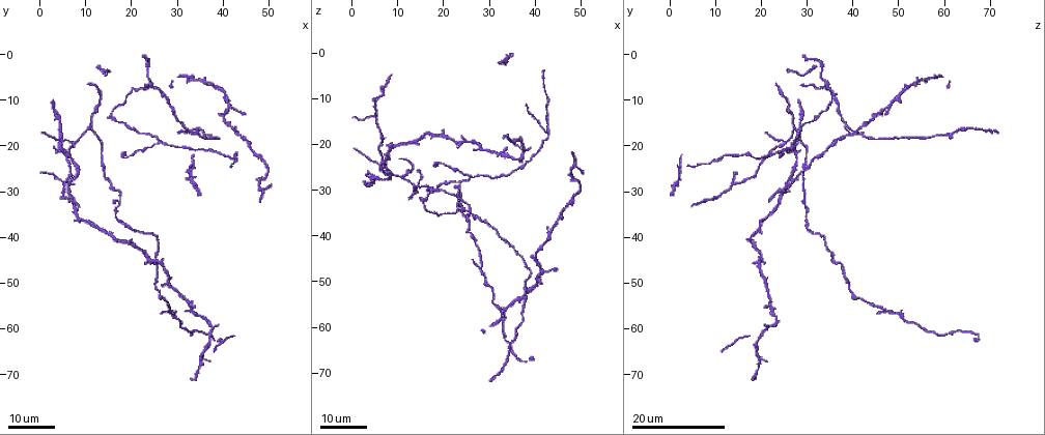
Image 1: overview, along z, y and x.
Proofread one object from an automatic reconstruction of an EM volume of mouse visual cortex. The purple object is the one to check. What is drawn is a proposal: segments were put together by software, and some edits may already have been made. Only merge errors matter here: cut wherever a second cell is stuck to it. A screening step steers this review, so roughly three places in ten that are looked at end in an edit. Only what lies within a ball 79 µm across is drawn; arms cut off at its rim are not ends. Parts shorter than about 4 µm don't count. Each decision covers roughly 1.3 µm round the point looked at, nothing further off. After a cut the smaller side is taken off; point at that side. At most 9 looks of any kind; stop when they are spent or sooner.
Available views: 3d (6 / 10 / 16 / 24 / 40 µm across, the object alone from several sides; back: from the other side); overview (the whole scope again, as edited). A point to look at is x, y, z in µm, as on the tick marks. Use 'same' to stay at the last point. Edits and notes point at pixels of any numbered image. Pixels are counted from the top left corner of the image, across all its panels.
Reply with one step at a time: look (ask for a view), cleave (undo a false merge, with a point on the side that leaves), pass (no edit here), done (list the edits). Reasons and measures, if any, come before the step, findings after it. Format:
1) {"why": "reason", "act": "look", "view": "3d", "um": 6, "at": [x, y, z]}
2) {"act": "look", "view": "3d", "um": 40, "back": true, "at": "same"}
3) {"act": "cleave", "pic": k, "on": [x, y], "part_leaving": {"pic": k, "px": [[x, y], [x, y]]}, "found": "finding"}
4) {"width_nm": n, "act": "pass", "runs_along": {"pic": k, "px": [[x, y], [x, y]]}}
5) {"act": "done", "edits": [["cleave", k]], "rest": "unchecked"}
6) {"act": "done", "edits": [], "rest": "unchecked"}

{"act": "look", "view": "3d", "um": 16, "at": [26.5, 19.0, 27.5]}

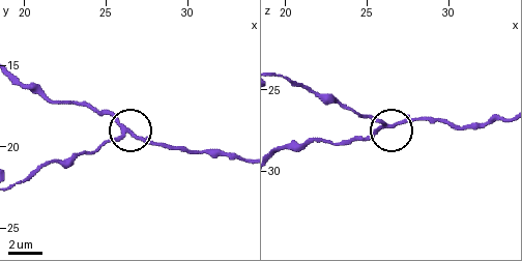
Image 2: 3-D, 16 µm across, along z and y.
{"act": "look", "view": "3d", "um": 10, "at": [26.1, 19.1, 27.1]}

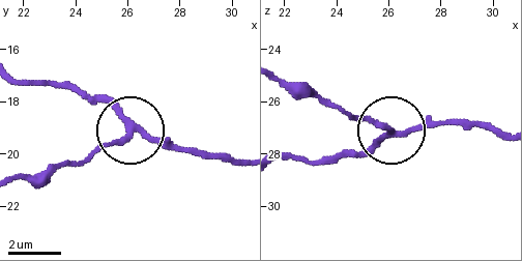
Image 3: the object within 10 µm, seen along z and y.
{"act": "pass", "found": "continuous, no second cell"}

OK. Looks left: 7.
{"why": "three arms meet", "act": "look", "view": "3d", "um": 16, "at": [16.0, 14.0, 32.5]}

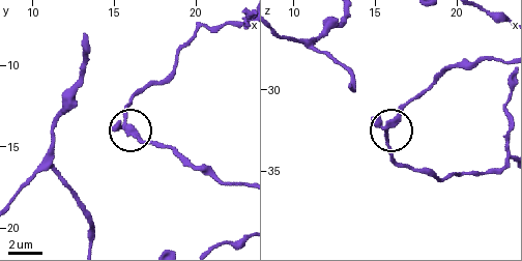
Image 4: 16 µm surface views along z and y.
{"act": "look", "view": "3d", "um": 6, "at": [15.7, 13.4, 32.6]}

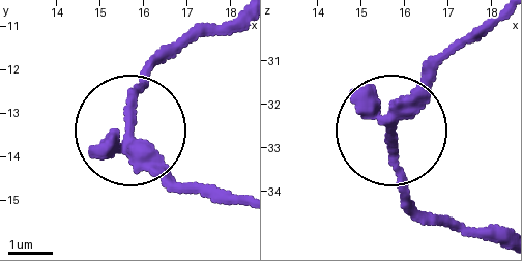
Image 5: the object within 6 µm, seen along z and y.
{"act": "look", "view": "3d", "um": 6, "back": true, "at": [15.70, 13.45, 32.50]}

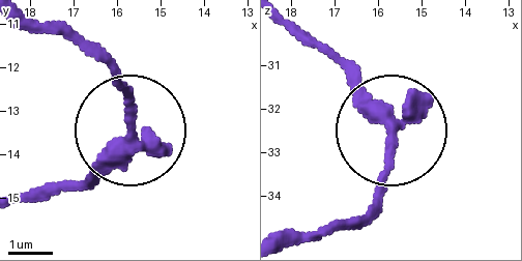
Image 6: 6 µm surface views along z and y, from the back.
{"arms": 3, "act": "pass", "found": "all the same cell"}

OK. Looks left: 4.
{"why": "two arms in line, one across", "act": "look", "view": "3d", "um": 16, "at": [7.5, 19.5, 25.0]}

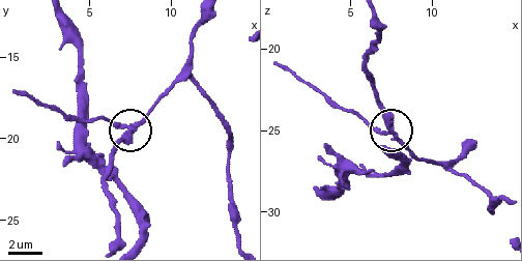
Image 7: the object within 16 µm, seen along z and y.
{"act": "look", "view": "3d", "um": 6, "at": [7.2, 19.8, 24.7]}

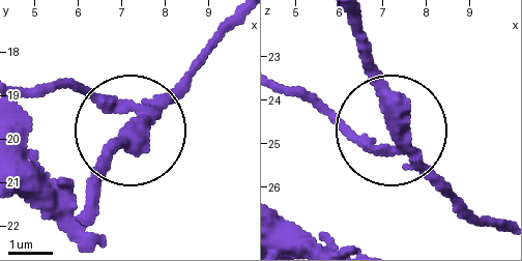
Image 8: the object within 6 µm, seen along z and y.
{"arms": 3, "act": "cleave", "pic": 8, "on": [92, 90], "part_leaving": {"pic": 8, "px": [[142, 110], [23, 87]]}, "found": "a second cell is stuck on"}

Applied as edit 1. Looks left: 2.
{"why": "narrows sharply", "act": "look", "view": "3d", "um": 16, "at": [37.0, 62.0, 19.5]}

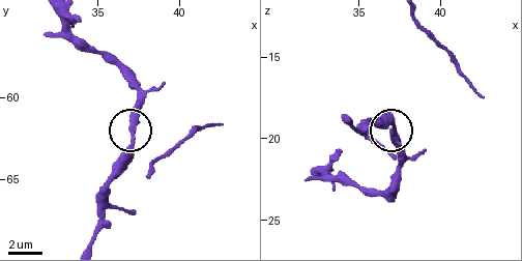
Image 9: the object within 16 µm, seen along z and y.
{"act": "look", "view": "3d", "um": 10, "at": [37.2, 62.2, 19.5]}

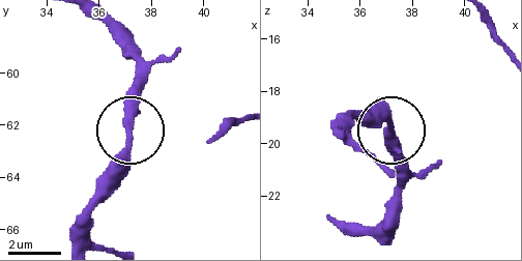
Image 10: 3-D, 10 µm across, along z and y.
{"act": "pass", "runs_along": {"pic": 10, "px": [[97, 20], [138, 74], [138, 107], [120, 184]]}, "found": "all the same cell"}

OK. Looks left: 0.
{"act": "done", "edits": [["cleave", 8]], "rest": "unchecked"}

